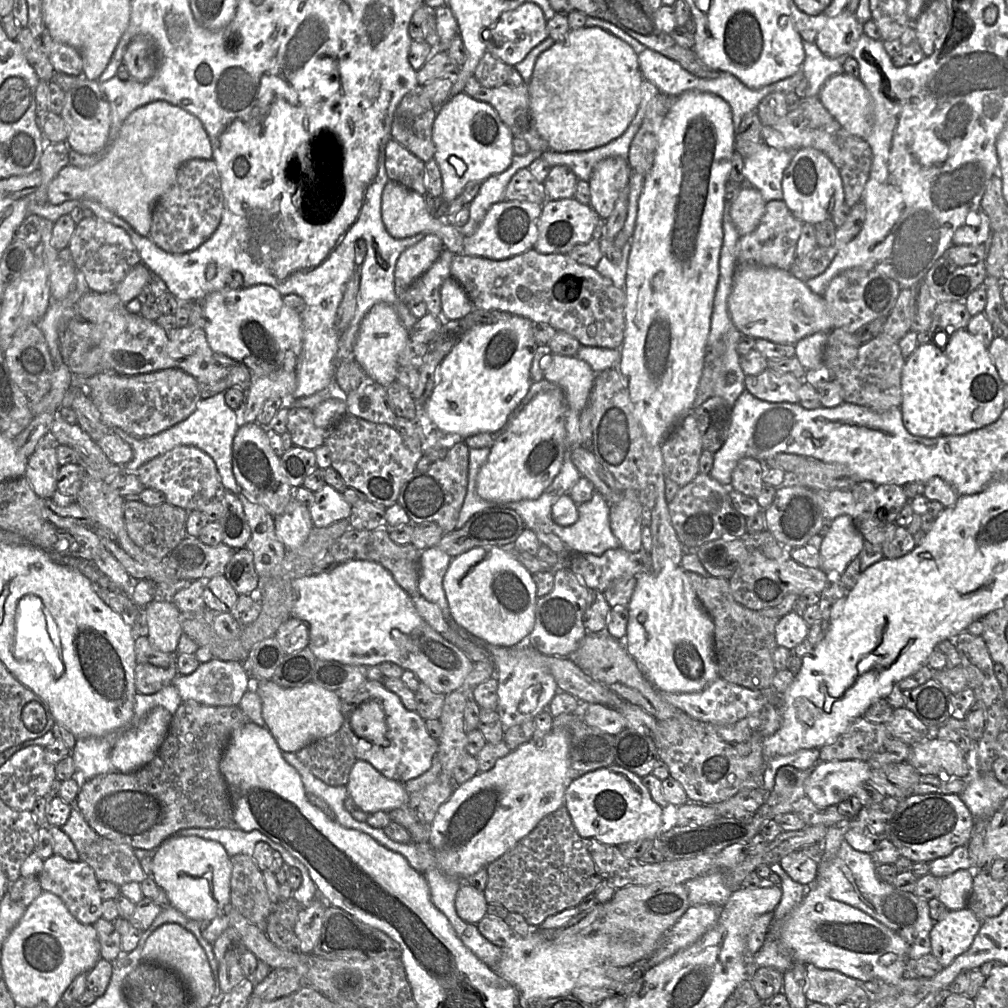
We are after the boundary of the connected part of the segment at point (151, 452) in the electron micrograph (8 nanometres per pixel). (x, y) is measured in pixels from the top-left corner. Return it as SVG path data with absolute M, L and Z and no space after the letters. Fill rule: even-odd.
M220 392L210 398L201 399L196 410L184 421L179 422L166 430L147 437L130 435L119 428L112 428L113 433L127 442L133 451L132 459L123 466L124 472L135 473L148 461L161 456L177 446L195 446L207 453L214 460L221 477L224 490L238 495L242 493L232 468L232 445L238 428L240 418L225 402L225 393Z

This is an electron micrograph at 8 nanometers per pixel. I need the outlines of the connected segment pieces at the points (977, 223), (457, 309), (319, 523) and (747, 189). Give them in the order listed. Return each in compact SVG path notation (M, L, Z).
M980 210L968 215L966 223L955 231L952 243L968 246L989 245L991 235L989 217Z
M453 277L443 282L440 296L441 315L444 319L460 319L469 313L473 305L464 288Z
M325 485L314 496L315 502L309 510L314 527L326 528L350 517L352 506L333 487Z
M742 186L733 200L731 218L741 236L753 232L766 211L766 201L759 190L752 186Z

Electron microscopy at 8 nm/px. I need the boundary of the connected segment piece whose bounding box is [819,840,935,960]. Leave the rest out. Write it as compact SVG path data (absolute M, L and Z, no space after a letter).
M843 840L836 857L819 868L819 876L828 880L828 895L832 899L862 910L901 936L908 944L909 960L931 954L930 932L935 921L930 917L928 900L913 892L898 890L882 880L876 872L876 866L871 854L857 851Z

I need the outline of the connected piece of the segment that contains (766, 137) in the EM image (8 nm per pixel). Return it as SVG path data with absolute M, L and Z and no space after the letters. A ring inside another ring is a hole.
M805 96L799 99L797 108L787 116L779 119L773 126L762 126L761 135L766 145L778 150L814 148L823 152L839 170L845 204L852 207L862 199L872 167L871 148L867 139L854 136L845 130L818 97Z

